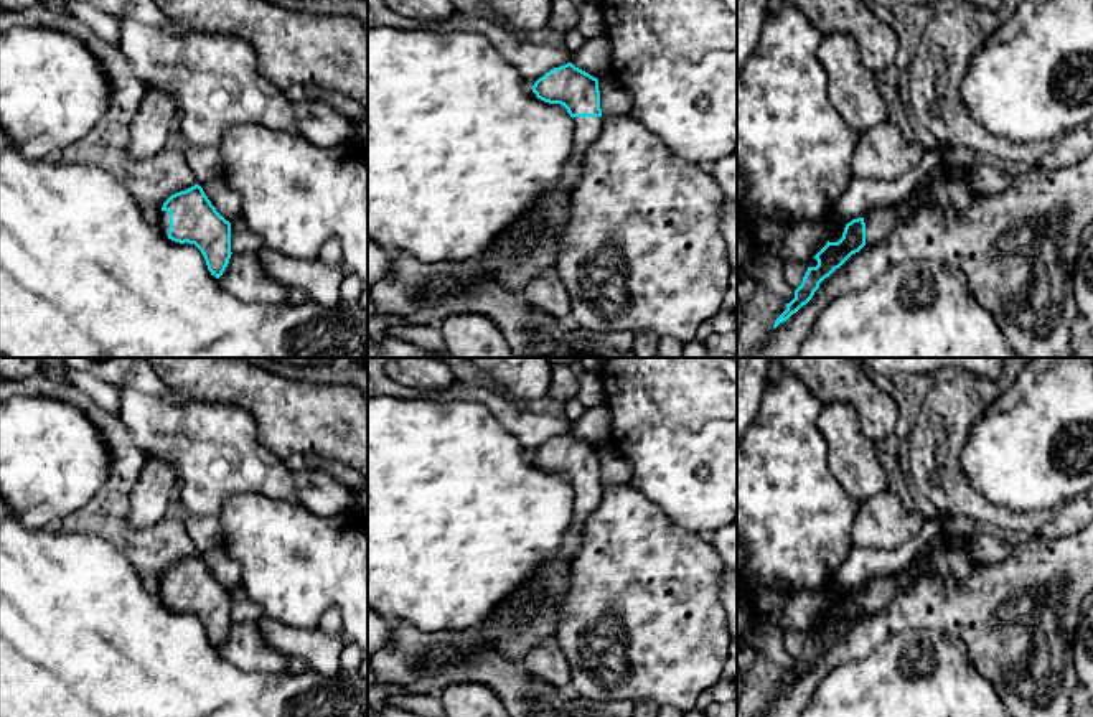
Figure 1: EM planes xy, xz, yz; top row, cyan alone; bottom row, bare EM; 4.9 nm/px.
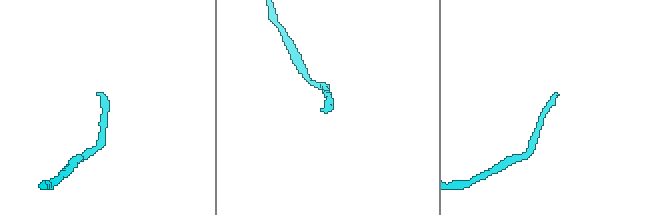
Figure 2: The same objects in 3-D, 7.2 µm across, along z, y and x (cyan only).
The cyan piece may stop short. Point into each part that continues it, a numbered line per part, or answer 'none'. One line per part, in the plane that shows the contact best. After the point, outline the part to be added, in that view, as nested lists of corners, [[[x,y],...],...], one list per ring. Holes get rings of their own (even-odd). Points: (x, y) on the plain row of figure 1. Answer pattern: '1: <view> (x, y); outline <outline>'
1: xy (164, 589); outline [[[160,580],[157,595],[162,598],[163,603],[168,603],[170,600],[170,582],[168,580]]]

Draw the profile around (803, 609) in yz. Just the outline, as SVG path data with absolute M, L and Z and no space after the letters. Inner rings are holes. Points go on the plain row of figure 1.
M796 590L786 595L785 612L778 620L778 628L808 633L828 612L828 593L813 590Z

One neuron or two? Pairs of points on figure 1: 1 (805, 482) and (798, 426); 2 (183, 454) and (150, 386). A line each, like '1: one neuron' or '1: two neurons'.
1: one neuron
2: two neurons

